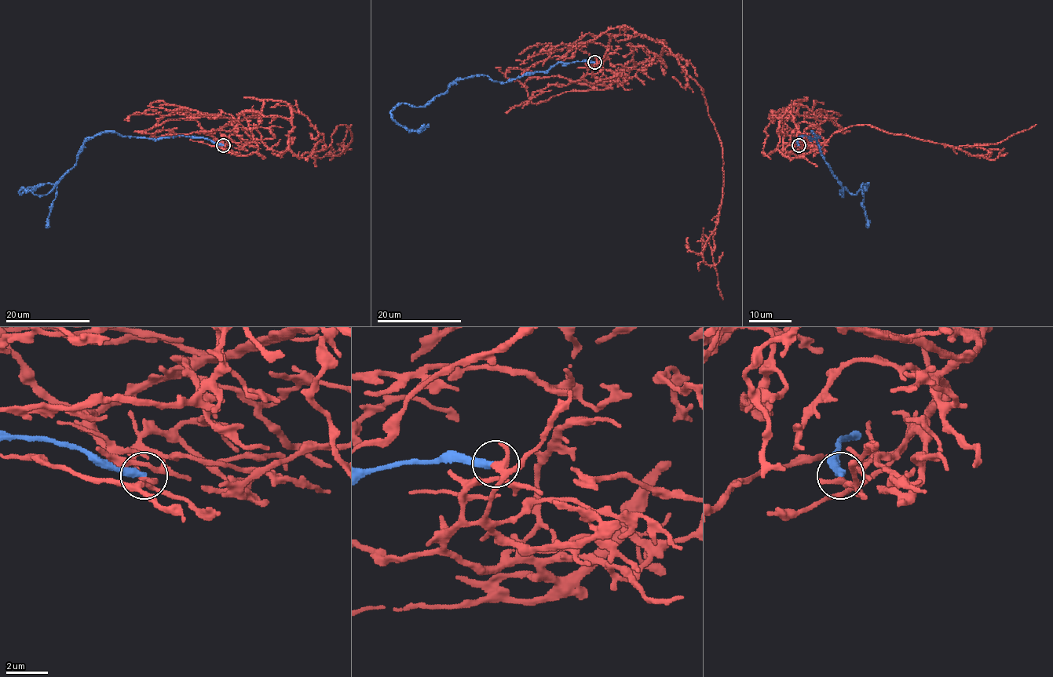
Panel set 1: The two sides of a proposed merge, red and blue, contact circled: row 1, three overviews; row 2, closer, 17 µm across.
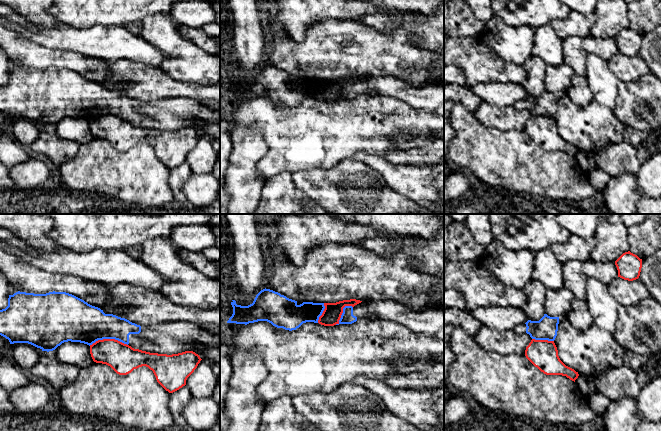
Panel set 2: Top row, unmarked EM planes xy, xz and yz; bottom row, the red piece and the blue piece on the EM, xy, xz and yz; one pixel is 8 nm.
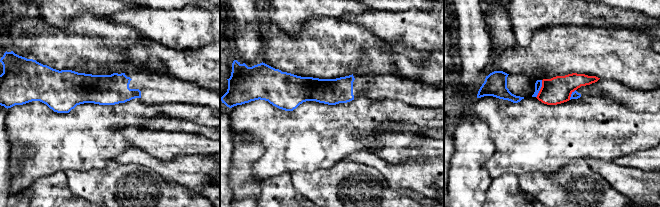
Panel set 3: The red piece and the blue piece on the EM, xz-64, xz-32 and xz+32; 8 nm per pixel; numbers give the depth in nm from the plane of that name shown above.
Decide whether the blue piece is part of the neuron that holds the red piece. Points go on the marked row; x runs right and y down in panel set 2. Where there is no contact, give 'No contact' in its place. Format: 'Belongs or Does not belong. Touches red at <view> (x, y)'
Does not belong. Touches red at xy (108, 339)

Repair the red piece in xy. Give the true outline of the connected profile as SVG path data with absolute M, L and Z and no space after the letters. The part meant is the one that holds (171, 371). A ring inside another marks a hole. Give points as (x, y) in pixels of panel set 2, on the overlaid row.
M115 339L96 341L90 345L90 354L94 362L110 366L119 375L127 375L134 369L146 366L169 393L185 386L187 378L202 360L193 351L172 355L150 353Z

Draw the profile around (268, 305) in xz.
M266 288L261 290L256 295L253 303L248 306L237 305L235 300L232 300L231 305L233 307L233 314L227 323L247 325L258 321L267 321L277 328L289 331L296 330L306 322L318 323L319 317L325 309L324 303L303 302L298 305L297 301Z

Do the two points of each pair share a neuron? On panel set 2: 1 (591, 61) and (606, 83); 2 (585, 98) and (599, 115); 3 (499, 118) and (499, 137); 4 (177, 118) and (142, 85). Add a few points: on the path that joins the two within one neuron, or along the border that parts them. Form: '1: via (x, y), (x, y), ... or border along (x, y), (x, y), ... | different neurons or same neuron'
1: via (595, 66), (601, 78) | same neuron
2: border along (567, 94), (582, 106), (593, 100) | different neurons
3: border along (478, 119), (484, 125), (492, 128), (523, 130) | different neurons
4: border along (181, 96), (164, 97), (154, 102) | different neurons

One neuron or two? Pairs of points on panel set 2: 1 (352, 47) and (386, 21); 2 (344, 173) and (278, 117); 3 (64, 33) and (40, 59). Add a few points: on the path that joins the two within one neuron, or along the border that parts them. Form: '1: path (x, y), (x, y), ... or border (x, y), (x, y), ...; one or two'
1: border (359, 21), (384, 34), (392, 34), (400, 29); two
2: border (350, 158), (330, 168), (314, 169), (312, 171); two
3: border (29, 39), (51, 48), (74, 52); two

